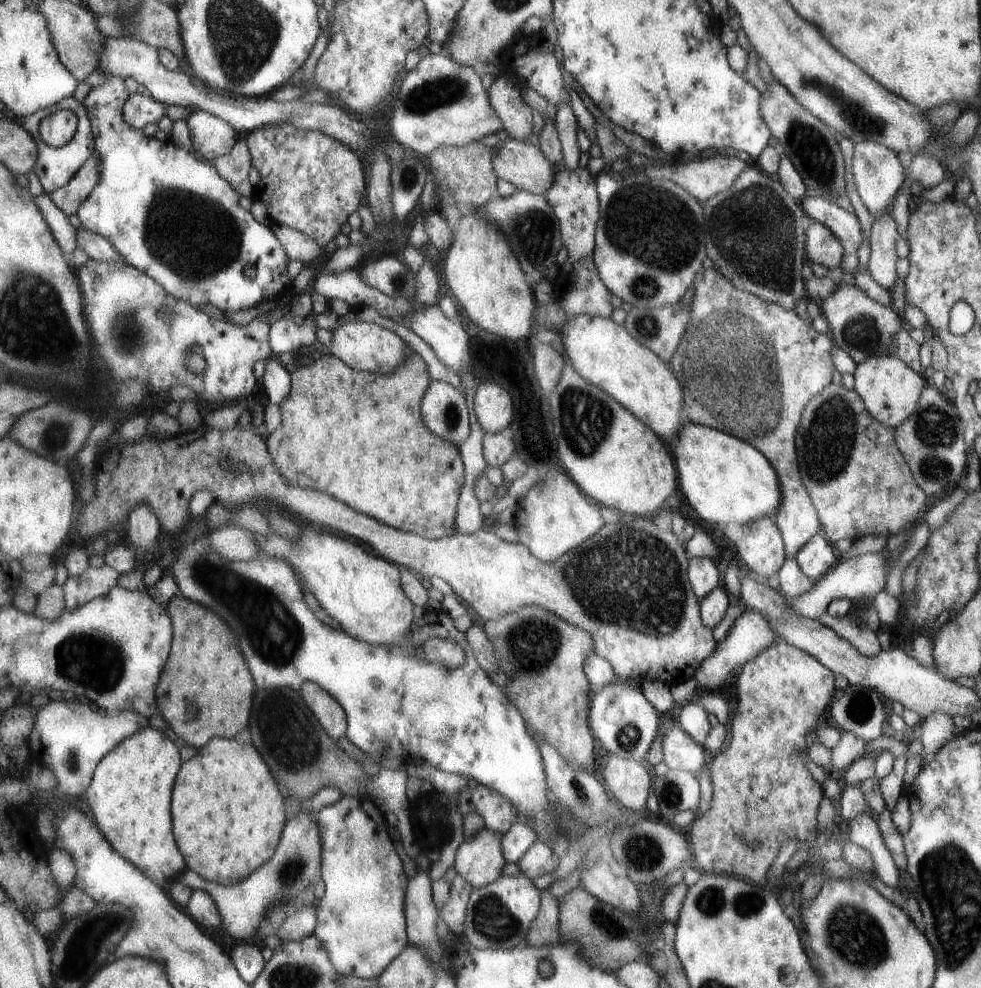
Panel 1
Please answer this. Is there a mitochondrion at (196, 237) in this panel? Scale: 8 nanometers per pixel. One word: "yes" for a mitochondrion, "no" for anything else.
yes

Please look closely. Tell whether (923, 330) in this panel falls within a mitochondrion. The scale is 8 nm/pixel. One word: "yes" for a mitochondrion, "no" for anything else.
no

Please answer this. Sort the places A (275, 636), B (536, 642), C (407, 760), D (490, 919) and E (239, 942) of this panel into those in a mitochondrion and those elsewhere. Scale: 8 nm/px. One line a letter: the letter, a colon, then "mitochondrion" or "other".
A: mitochondrion
B: mitochondrion
C: other
D: mitochondrion
E: other

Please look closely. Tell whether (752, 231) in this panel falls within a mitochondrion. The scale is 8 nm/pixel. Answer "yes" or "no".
yes

